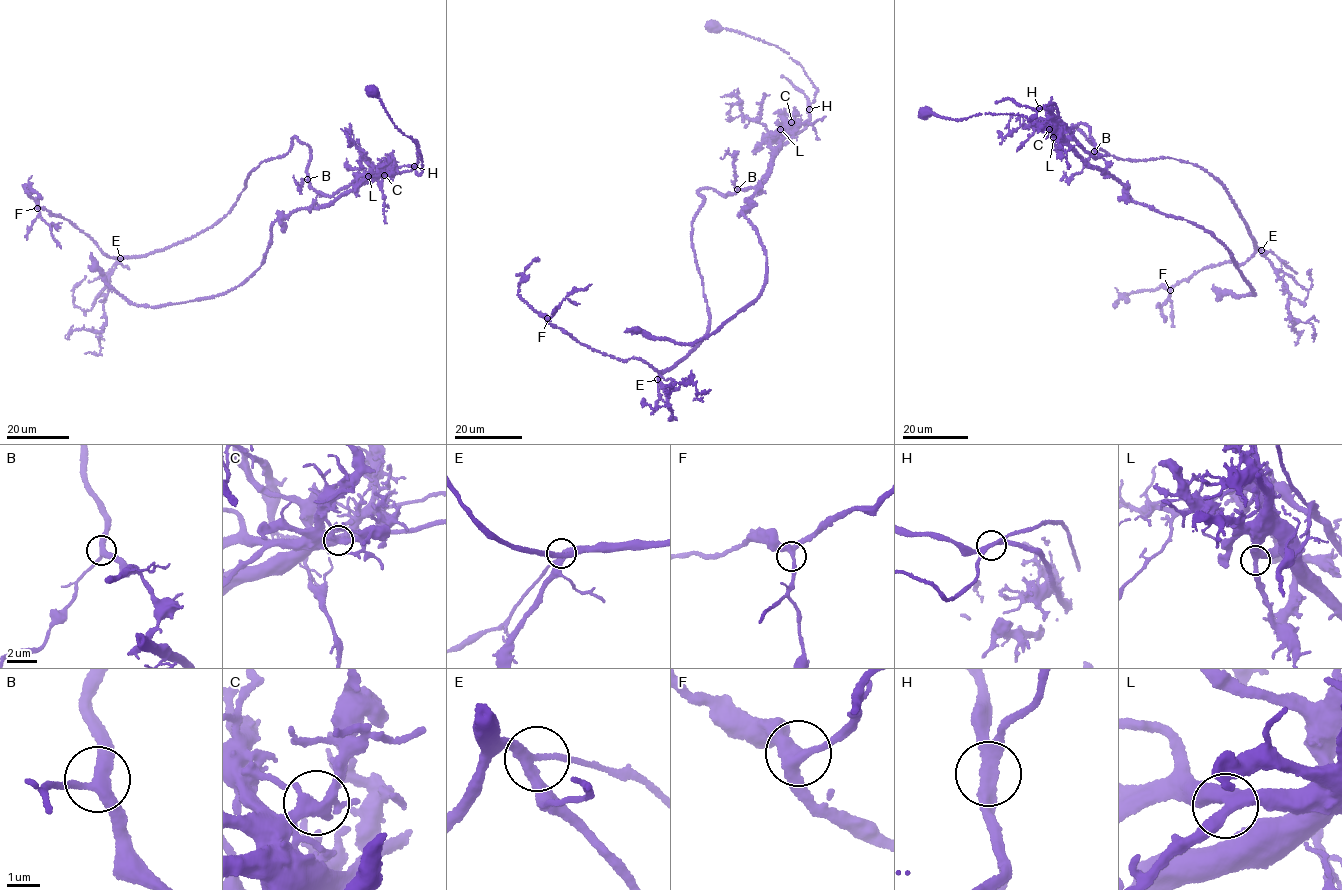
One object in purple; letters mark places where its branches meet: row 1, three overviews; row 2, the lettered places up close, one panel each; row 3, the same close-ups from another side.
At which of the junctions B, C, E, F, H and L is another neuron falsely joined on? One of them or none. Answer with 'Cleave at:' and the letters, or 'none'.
Cleave at: H

